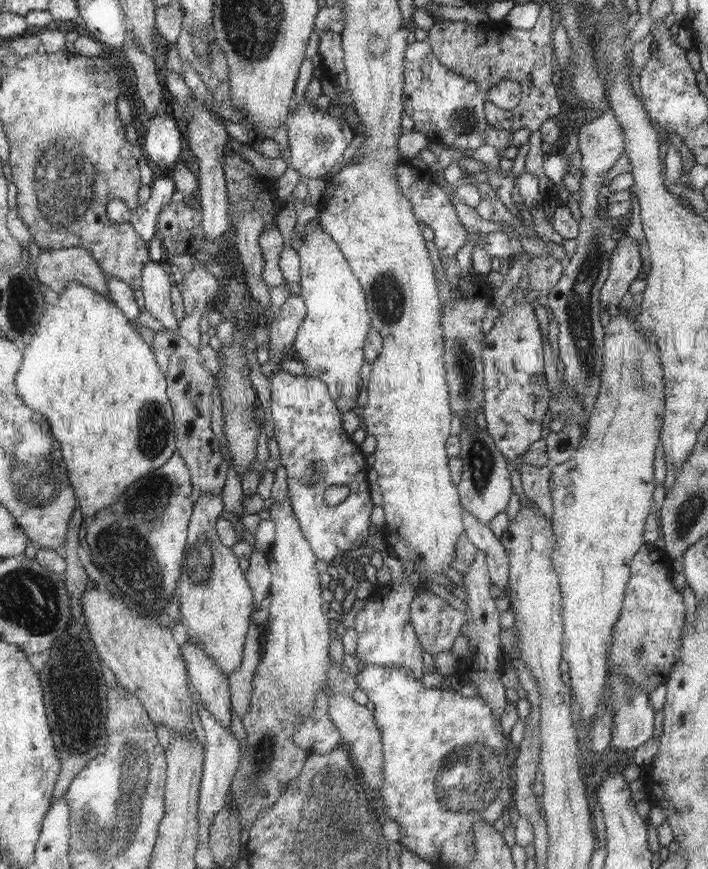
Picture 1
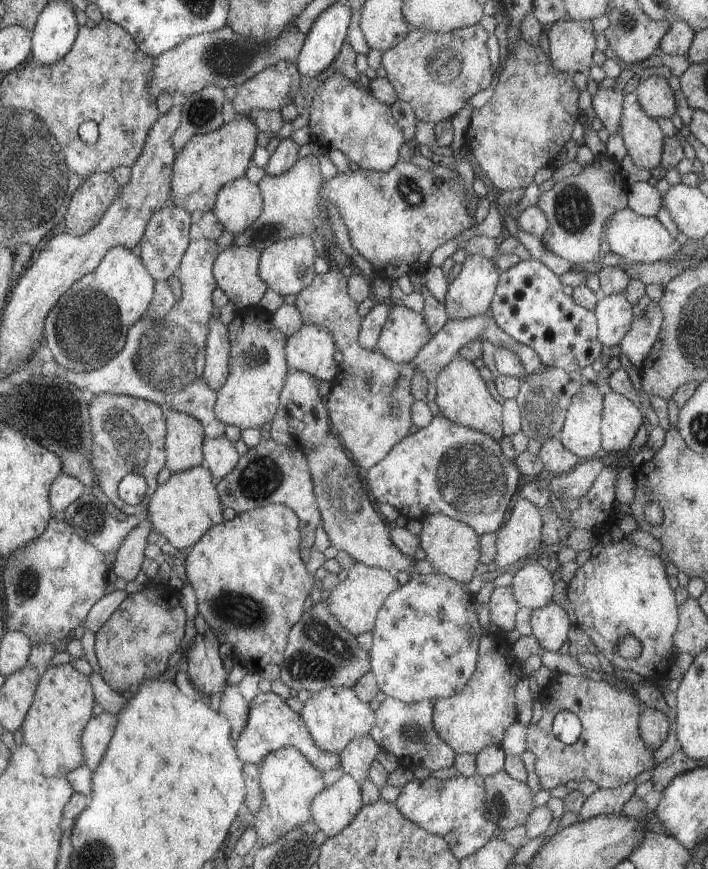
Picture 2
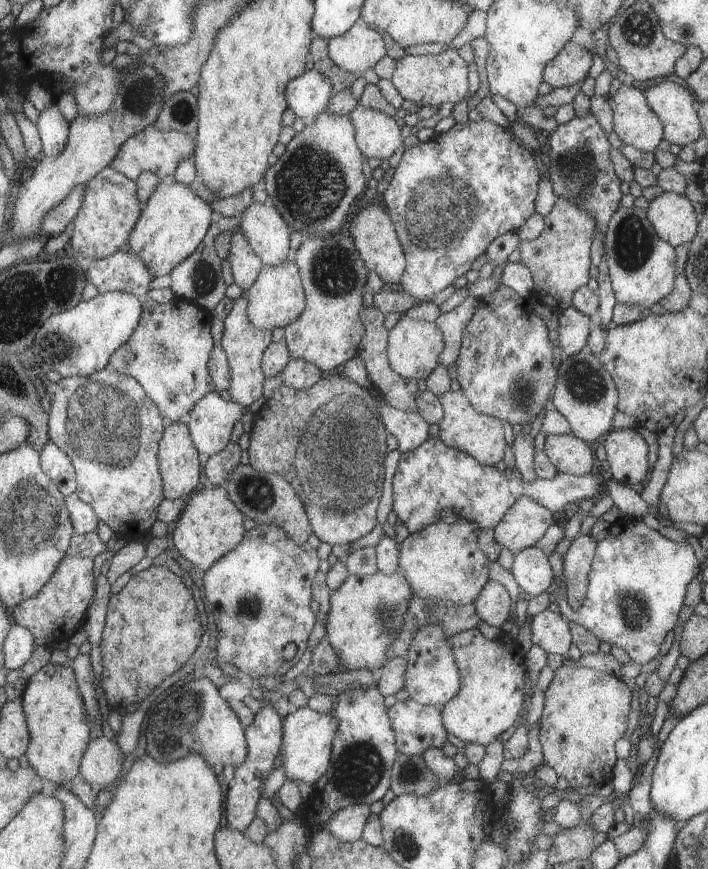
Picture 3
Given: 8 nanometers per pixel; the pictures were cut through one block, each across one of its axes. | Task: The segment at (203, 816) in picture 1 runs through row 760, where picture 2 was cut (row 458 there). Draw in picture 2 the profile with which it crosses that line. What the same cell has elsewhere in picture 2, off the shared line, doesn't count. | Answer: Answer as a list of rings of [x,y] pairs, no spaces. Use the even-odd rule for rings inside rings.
[[[225,435],[206,439],[203,451],[204,462],[201,466],[213,472],[217,480],[234,471],[238,464],[238,452],[234,448],[234,443]]]

